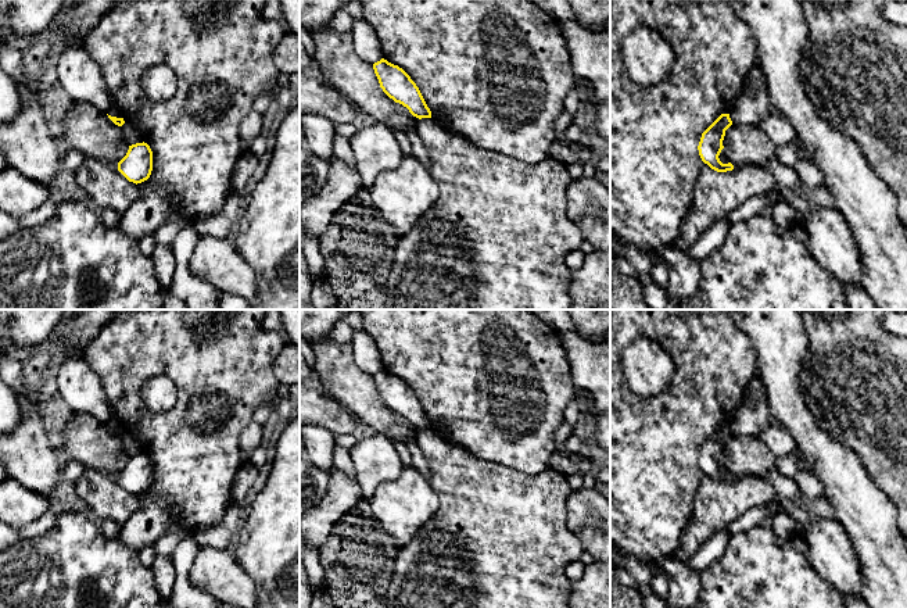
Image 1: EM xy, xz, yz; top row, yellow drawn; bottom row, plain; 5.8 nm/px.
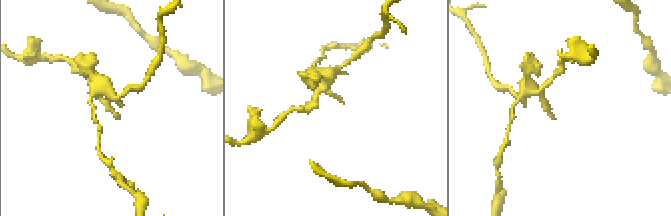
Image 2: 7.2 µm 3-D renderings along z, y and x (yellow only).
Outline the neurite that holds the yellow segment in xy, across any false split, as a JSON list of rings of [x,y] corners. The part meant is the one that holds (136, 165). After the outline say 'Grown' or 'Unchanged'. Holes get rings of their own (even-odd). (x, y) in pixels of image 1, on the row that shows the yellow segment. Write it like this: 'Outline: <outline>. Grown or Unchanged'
Outline: [[[147,143],[129,146],[126,155],[118,162],[118,171],[133,183],[147,180],[153,171],[153,151]]]. Unchanged

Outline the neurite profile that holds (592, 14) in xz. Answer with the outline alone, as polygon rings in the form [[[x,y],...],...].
[[[567,0],[574,19],[591,32],[610,31],[610,0]]]

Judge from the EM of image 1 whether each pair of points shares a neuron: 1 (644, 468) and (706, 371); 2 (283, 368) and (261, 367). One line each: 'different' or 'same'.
1: same
2: different

